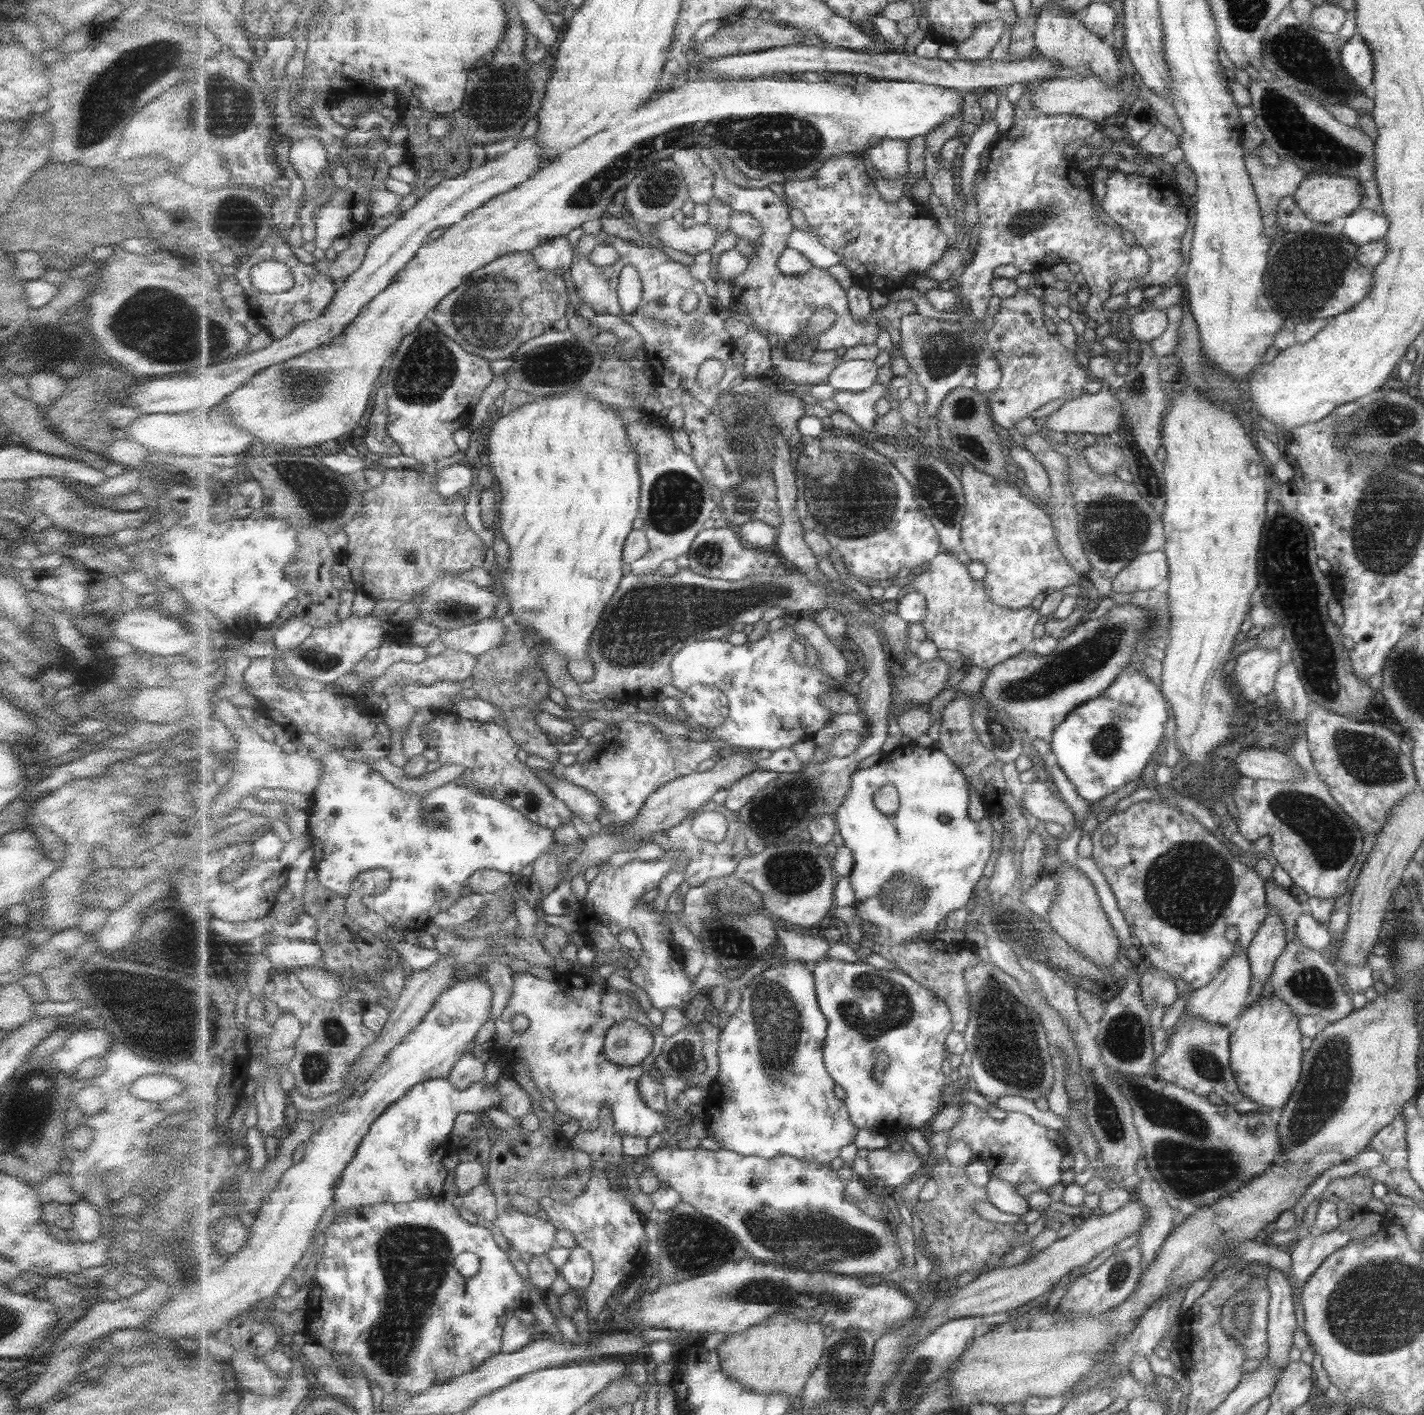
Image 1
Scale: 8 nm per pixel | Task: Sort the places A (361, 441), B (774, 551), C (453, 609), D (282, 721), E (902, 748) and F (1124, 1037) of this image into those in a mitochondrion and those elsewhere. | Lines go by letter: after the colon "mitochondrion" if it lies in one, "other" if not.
A: other
B: other
C: mitochondrion
D: other
E: other
F: mitochondrion

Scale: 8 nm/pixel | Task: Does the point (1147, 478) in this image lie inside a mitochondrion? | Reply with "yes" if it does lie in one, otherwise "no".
yes

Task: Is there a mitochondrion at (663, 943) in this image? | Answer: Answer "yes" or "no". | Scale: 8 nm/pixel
no

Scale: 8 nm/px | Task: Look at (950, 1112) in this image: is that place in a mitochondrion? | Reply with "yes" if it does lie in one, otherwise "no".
no

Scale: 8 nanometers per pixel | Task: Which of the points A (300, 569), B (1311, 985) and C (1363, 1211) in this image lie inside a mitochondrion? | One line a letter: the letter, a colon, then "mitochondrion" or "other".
A: other
B: mitochondrion
C: other

